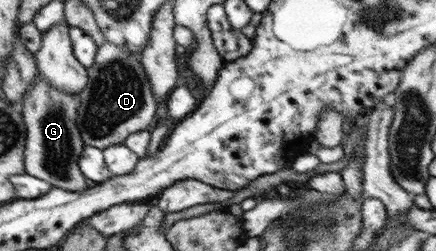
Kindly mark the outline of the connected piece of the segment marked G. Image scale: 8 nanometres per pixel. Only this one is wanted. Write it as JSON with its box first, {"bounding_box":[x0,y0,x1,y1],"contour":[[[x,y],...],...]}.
{"bounding_box":[20,74,88,192],"contour":[[[38,74],[26,89],[20,104],[27,127],[25,173],[71,192],[88,190],[88,182],[79,167],[85,144],[77,127],[78,99],[78,95],[59,91],[47,78]]]}

